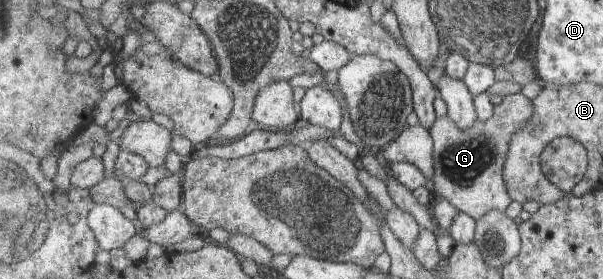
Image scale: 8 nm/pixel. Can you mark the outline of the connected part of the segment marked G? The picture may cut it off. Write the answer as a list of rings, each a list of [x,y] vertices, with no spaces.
[[[523,93],[504,96],[502,103],[494,107],[492,119],[486,123],[478,119],[474,127],[468,129],[460,129],[448,112],[440,116],[430,129],[434,142],[434,175],[437,177],[431,182],[431,188],[476,220],[486,217],[491,210],[506,211],[513,200],[505,179],[510,141],[514,133],[530,125],[533,117],[534,101]]]

